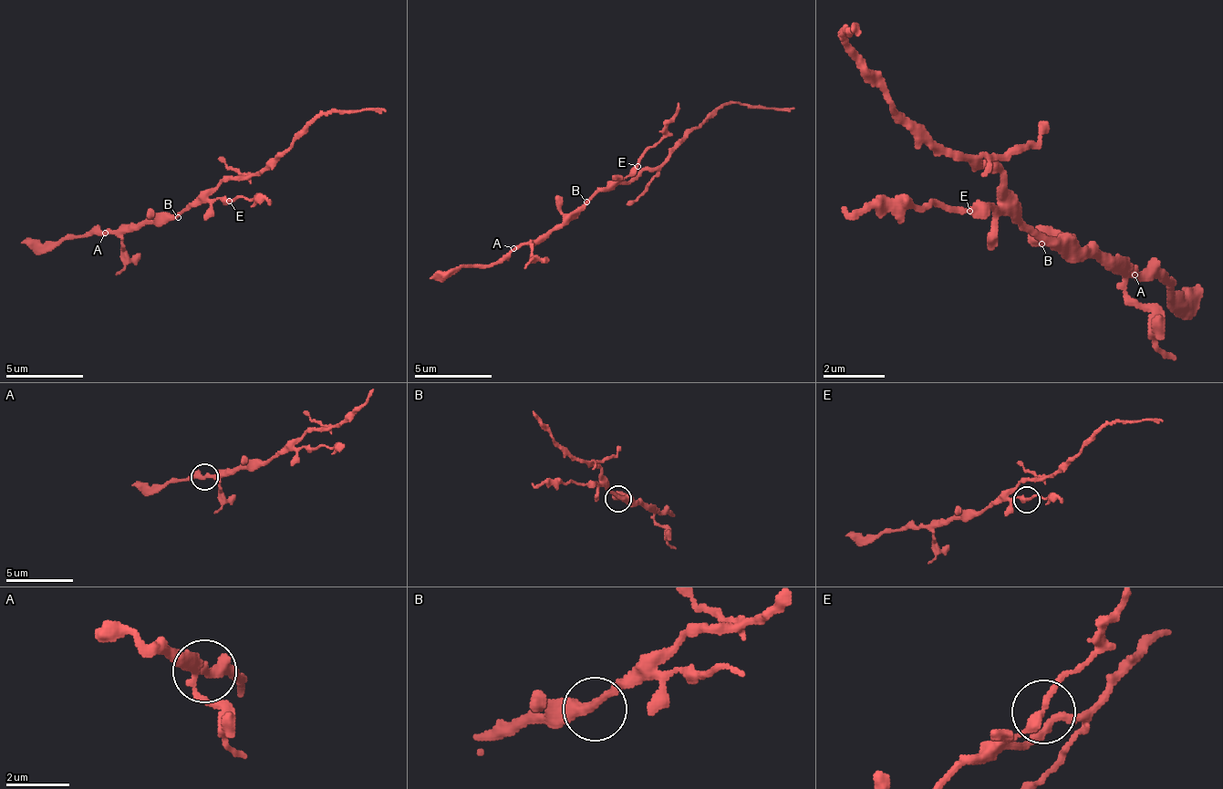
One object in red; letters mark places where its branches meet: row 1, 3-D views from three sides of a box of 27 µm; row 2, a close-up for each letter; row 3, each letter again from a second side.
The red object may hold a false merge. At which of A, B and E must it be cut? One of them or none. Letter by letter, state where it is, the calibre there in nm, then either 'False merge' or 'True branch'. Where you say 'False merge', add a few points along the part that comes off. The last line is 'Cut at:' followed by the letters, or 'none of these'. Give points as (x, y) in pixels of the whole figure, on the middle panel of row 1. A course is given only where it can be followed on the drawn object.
A: Place: (513, 248). Thickness 280 nm. True branch
B: Place: (586, 202). Thickness 280 nm. True branch
E: Place: (637, 166). Thickness 280 nm. False merge. Course of the part to remove: (637, 167), (679, 101)
Cut at: E

